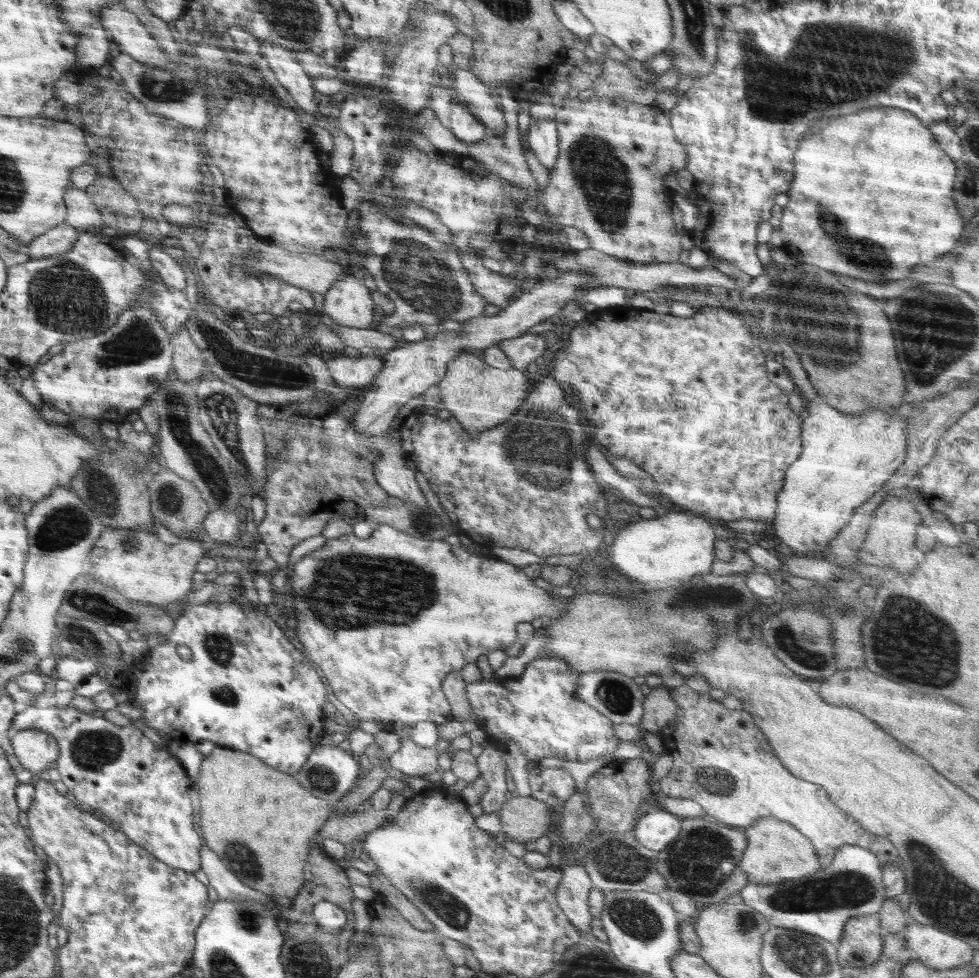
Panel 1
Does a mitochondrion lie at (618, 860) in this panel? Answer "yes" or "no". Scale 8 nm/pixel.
yes

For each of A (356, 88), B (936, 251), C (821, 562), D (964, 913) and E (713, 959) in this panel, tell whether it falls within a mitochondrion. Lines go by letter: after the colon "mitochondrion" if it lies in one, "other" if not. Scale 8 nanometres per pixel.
A: other
B: other
C: other
D: mitochondrion
E: other

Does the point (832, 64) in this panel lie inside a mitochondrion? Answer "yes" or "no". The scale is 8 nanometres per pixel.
yes

